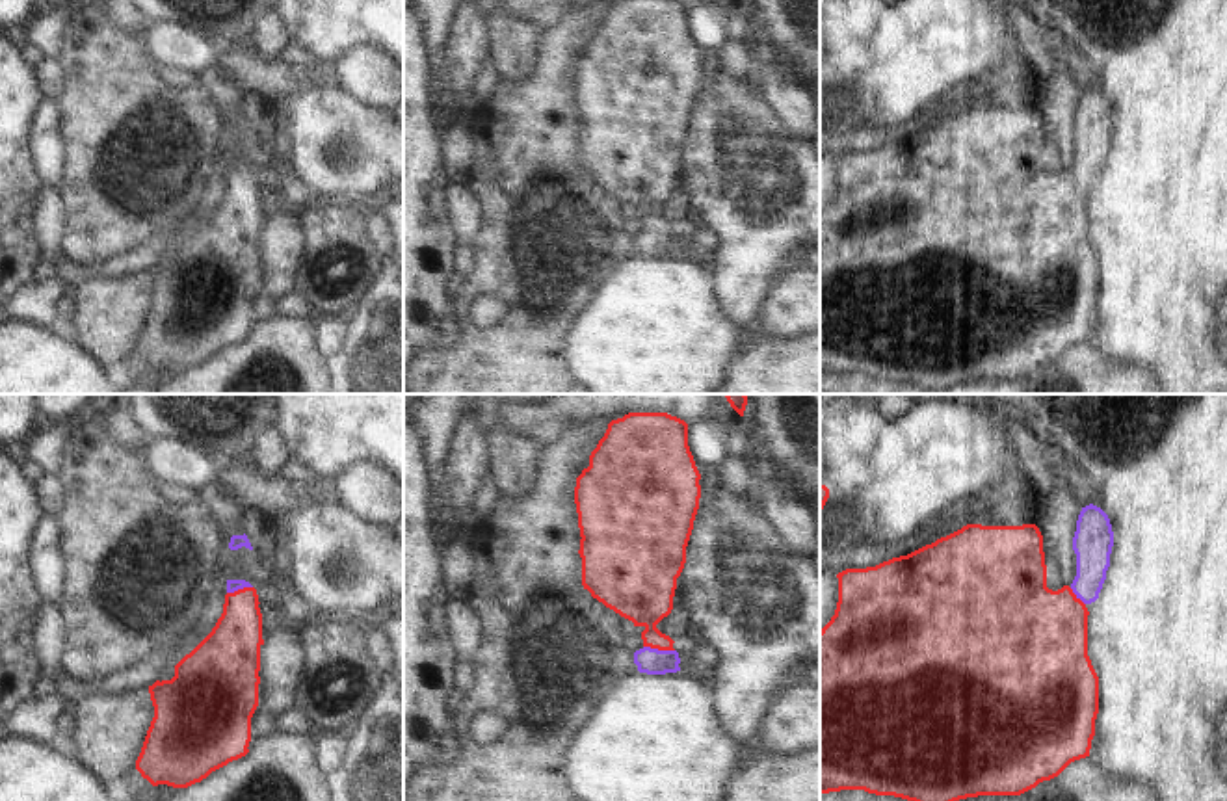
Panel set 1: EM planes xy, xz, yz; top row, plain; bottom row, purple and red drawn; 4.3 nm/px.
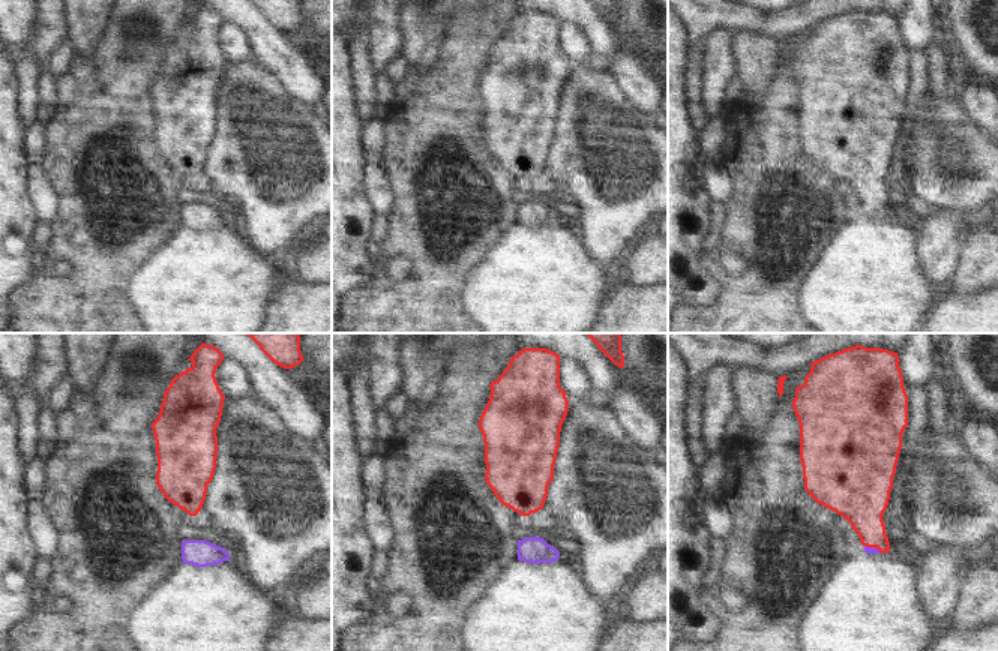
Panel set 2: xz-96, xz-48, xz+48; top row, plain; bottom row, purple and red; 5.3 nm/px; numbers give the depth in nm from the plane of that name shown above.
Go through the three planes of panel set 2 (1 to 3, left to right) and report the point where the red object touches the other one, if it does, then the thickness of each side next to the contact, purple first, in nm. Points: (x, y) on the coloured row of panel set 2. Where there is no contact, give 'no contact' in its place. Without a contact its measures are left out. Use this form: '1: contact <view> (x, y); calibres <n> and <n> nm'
1: no contact
2: no contact
3: contact xz+48 (874, 548); calibres 30 and 240 nm

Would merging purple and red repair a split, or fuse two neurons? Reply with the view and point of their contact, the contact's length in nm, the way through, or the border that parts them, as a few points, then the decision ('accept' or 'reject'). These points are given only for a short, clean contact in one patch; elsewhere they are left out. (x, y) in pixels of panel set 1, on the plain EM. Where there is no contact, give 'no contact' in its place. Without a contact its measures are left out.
xz (657, 233) | 140 nm | across xz (649, 244), (657, 233), (642, 177) | accept

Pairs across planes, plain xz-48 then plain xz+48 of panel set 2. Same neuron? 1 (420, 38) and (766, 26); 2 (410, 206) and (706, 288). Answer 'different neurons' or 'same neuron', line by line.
1: different neurons
2: different neurons

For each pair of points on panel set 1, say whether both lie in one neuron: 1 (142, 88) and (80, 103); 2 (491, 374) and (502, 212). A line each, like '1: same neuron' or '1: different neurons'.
1: same neuron
2: same neuron

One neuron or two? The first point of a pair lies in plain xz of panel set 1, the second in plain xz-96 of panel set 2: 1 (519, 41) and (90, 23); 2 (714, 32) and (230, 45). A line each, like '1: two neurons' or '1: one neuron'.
1: one neuron
2: one neuron

